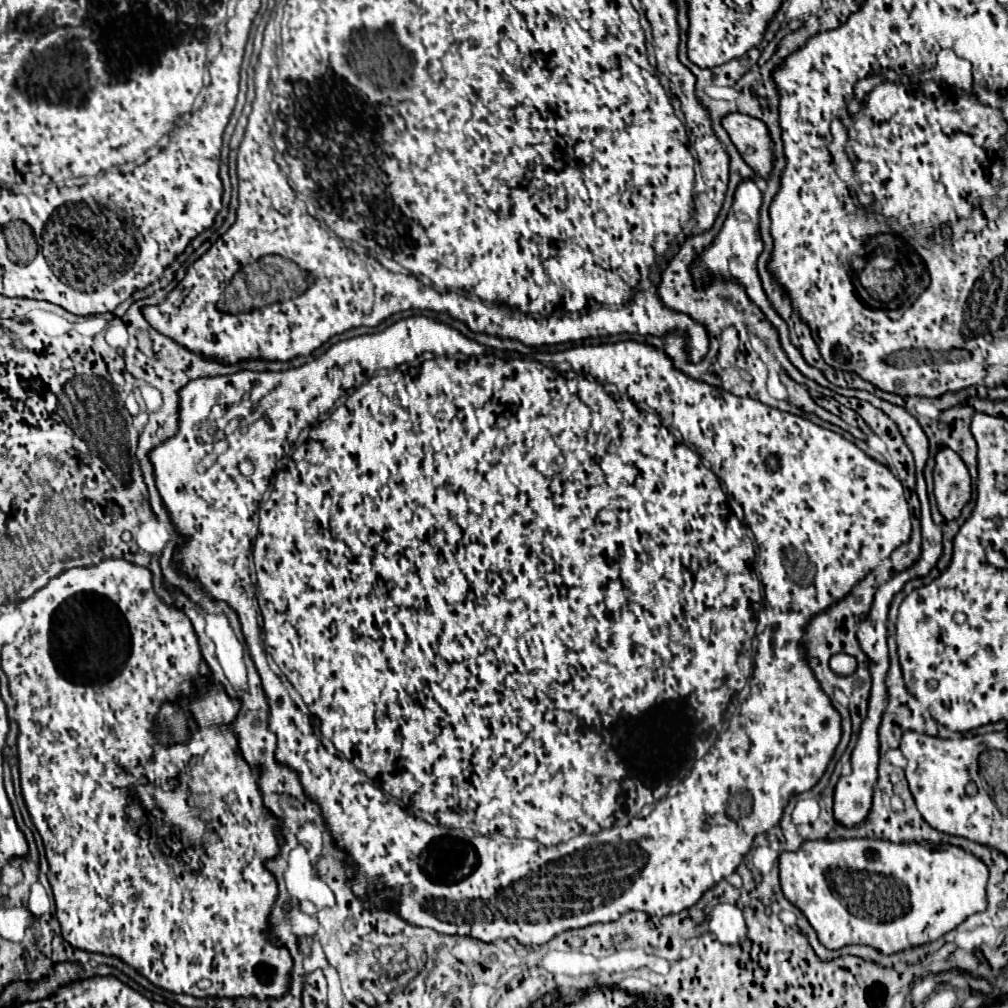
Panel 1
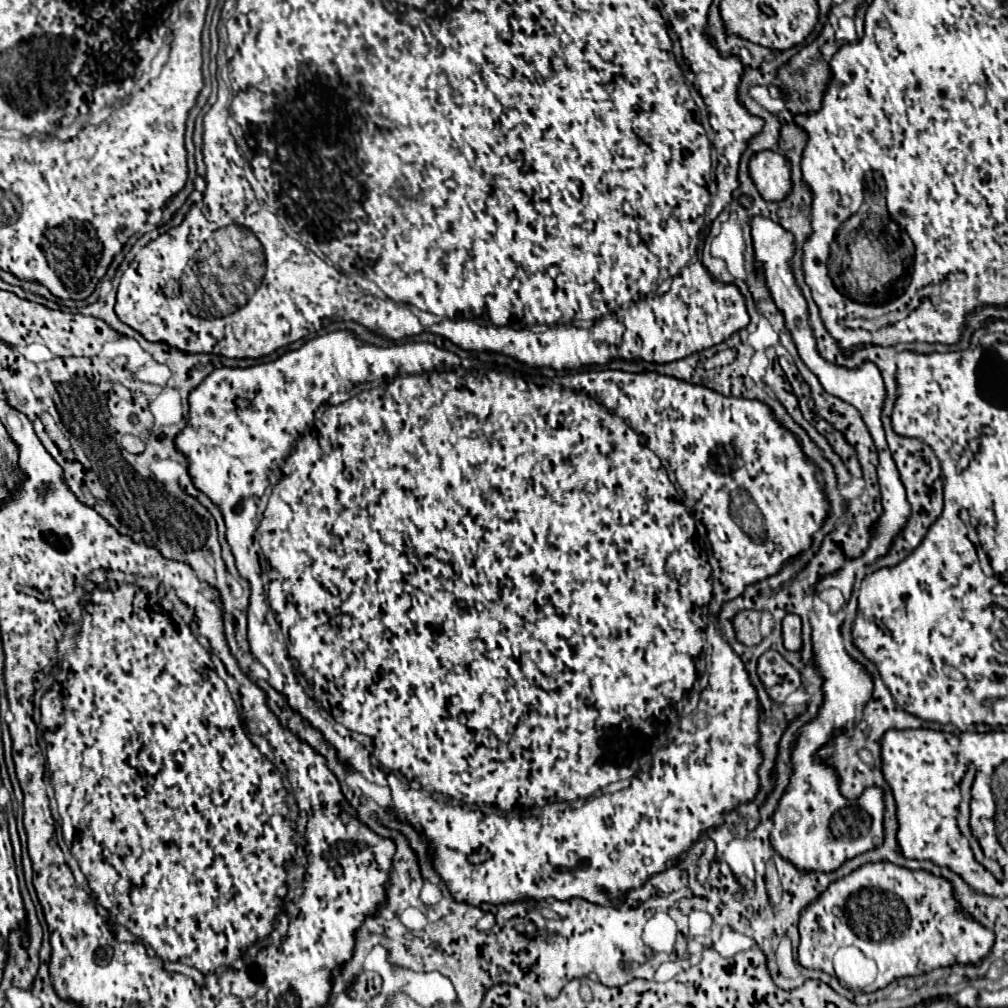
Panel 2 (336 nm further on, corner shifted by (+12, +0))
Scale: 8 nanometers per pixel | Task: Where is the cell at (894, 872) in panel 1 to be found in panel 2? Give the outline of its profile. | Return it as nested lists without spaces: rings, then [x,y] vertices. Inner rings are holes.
[[[868,862],[832,882],[802,910],[798,928],[798,962],[804,968],[816,968],[834,976],[832,958],[842,946],[856,946],[866,956],[874,958],[878,976],[866,986],[866,992],[880,990],[896,978],[926,974],[954,962],[978,964],[994,944],[992,930],[968,918],[948,878],[934,876],[928,870],[892,866],[892,862]]]

